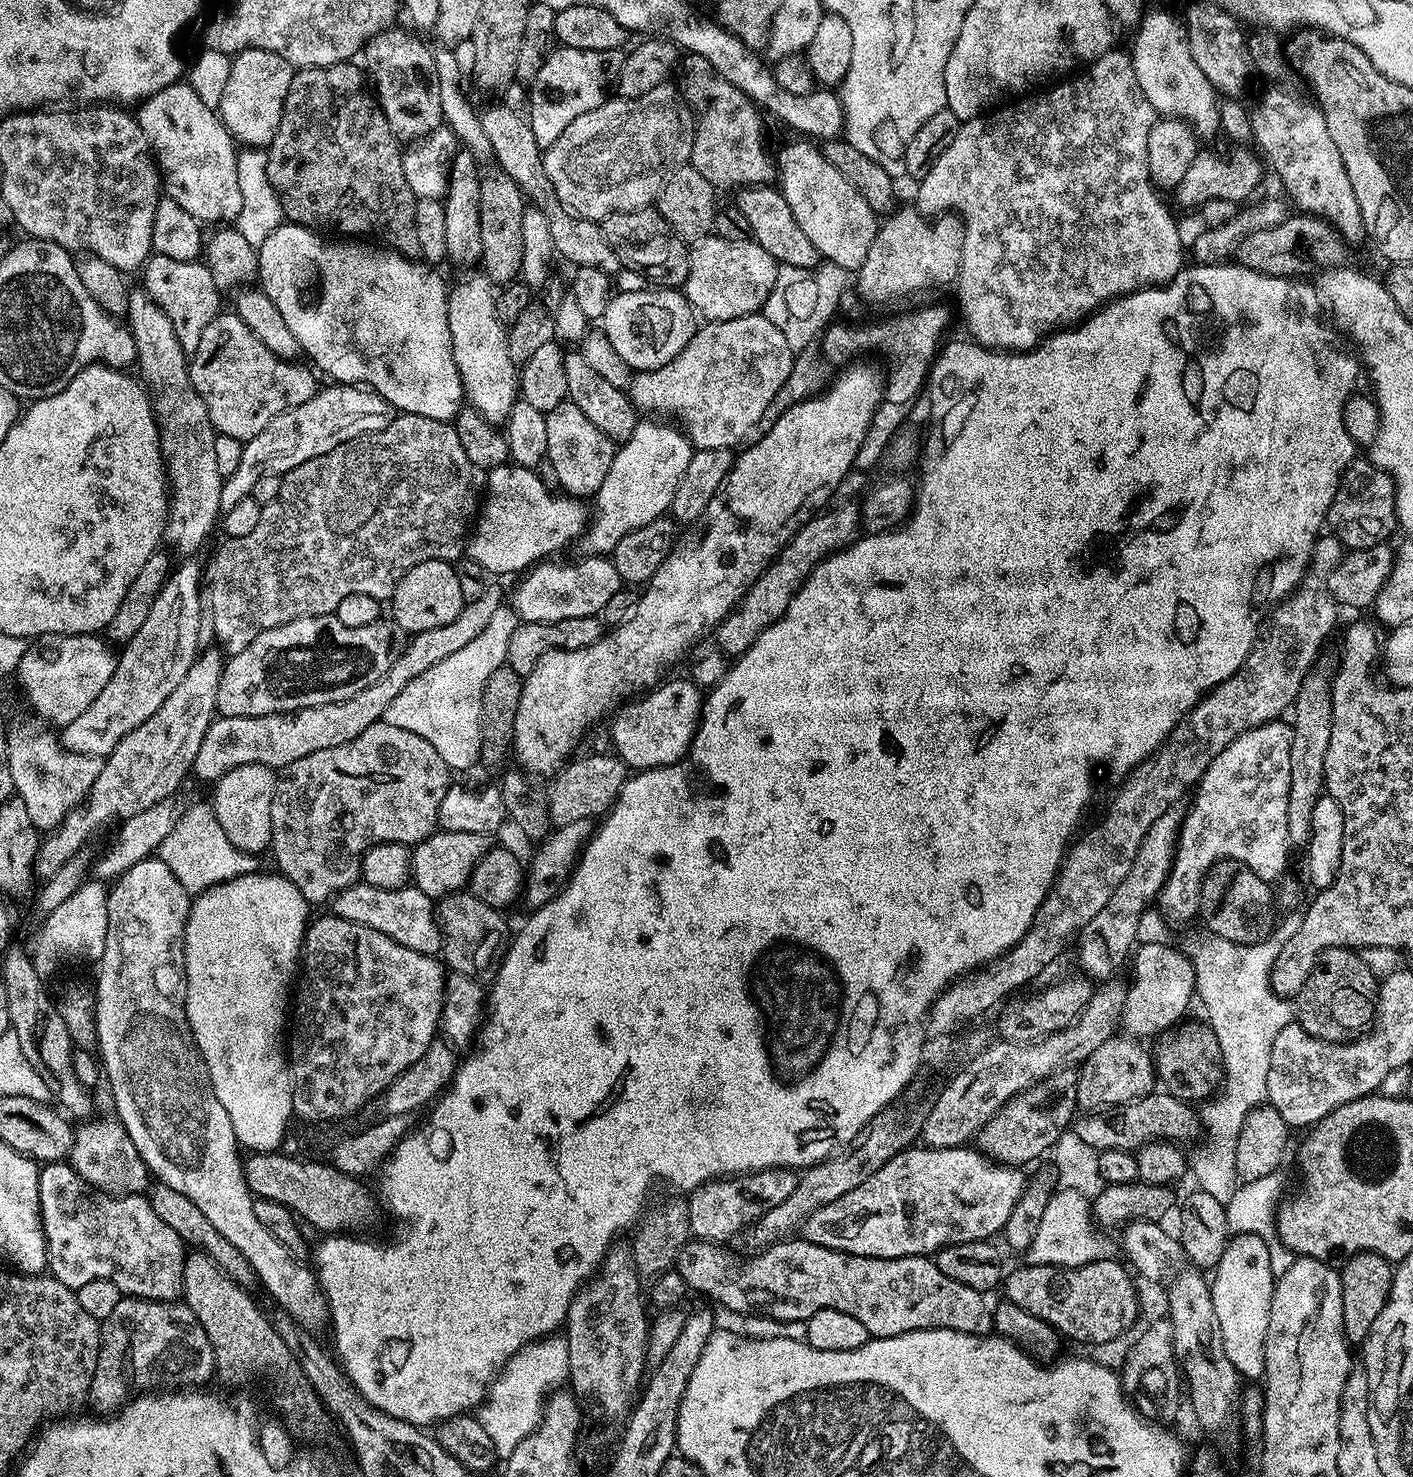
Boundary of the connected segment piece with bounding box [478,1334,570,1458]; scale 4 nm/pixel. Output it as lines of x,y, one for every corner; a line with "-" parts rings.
553,1334
543,1337
531,1344
527,1344
522,1350
515,1352
504,1364
504,1369
496,1375
496,1380
488,1387
488,1394
484,1403
478,1409
478,1419
486,1430
490,1442
496,1444
496,1451
501,1457
508,1457
530,1433
535,1432
544,1416
544,1405
549,1395
561,1387
568,1378
568,1363
570,1362
570,1350
568,1338
564,1334

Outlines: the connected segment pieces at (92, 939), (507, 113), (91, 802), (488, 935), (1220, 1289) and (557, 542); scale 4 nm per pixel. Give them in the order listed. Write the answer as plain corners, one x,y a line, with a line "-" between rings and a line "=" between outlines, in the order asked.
96,878
85,879
80,888
75,890
62,906
58,907
43,924
39,925
38,932
40,937
36,940
36,952
34,959
36,969
42,977
51,977
51,972
59,970
63,964
76,964
79,960
92,960
98,962
106,950
106,930
108,929
108,894
110,888
107,883
101,882
=
492,104
489,108
479,109
482,129
490,140
491,155
497,160
499,171
504,172
517,184
525,197
535,207
546,214
546,222
550,222
550,238
554,238
556,256
569,260
576,268
594,267
607,274
615,274
622,268
622,262
614,254
610,242
606,242
603,227
595,220
587,220
575,216
569,208
554,194
554,186
546,176
544,154
534,138
534,130
528,125
527,119
520,116
512,108
504,104
=
205,647
190,670
186,670
186,678
178,682
174,694
170,694
170,698
166,698
142,726
130,730
130,734
114,746
112,753
104,757
102,774
94,778
88,797
41,839
35,858
35,875
41,881
58,874
70,858
81,855
83,848
80,847
107,824
129,820
134,814
142,814
142,810
150,810
150,806
173,799
179,793
176,791
180,783
189,779
198,746
202,746
202,738
206,738
206,730
217,719
218,682
222,682
225,663
225,653
219,647
=
467,890
439,897
435,909
436,921
440,924
442,960
452,972
480,978
483,972
491,973
500,967
510,943
510,928
508,932
501,909
491,908
=
1252,1233
1233,1235
1210,1276
1214,1310
1221,1318
1226,1318
1228,1357
1248,1382
1259,1381
1264,1374
1264,1347
1266,1330
1270,1326
1270,1302
1274,1287
1268,1247
1267,1241
=
509,462
503,464
502,466
498,466
497,468
493,468
491,472
487,473
486,476
486,493
488,492
488,497
483,497
482,500
482,507
479,509
478,512
478,519
475,521
474,524
474,531
471,533
470,539
467,541
466,544
466,552
467,555
472,559
474,562
478,562
480,565
484,567
485,573
493,574
492,572
497,572
500,576
508,576
511,572
516,572
515,574
523,573
525,570
541,563
547,561
549,559
548,556
551,552
560,552
563,550
564,547
567,546
571,540
574,542
579,541
581,537
585,533
585,529
588,527
590,523
590,508
588,508
583,499
569,496
567,494
559,494
560,496
555,496
557,493
555,491
550,490
546,485
544,485
544,480
539,476
535,470
530,468
518,468
515,464

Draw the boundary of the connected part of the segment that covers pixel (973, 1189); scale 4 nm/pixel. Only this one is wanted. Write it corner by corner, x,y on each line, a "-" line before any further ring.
972,1146
916,1147
905,1148
865,1184
814,1210
802,1226
803,1239
855,1256
902,1258
931,1257
951,1244
999,1237
1024,1193
1023,1171
995,1163

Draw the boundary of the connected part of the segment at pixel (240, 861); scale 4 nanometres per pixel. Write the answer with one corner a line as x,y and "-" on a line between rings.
211,803
196,804
185,807
182,818
166,834
166,838
158,849
158,858
174,870
174,878
182,882
182,886
190,894
204,892
210,886
221,884
227,880
233,880
239,876
245,876
257,871
257,857
251,852
238,850
230,838
222,831
222,826
218,826
218,818

